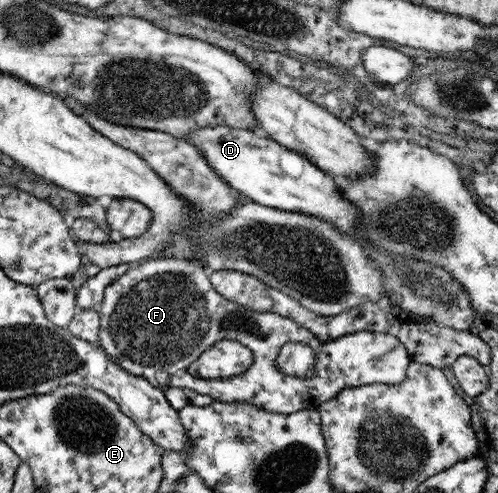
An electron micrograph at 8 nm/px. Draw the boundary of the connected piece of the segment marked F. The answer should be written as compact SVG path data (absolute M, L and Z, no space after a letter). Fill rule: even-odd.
M155 257L155 259L149 259L143 263L129 265L129 267L117 279L113 280L112 283L108 285L108 288L105 289L102 302L101 309L99 309L98 312L100 315L99 339L96 342L104 353L108 354L109 357L116 362L120 369L128 371L131 375L145 379L145 381L148 381L151 385L157 387L157 389L162 390L168 387L192 389L197 393L208 395L214 400L220 402L249 402L255 407L260 407L261 409L269 410L273 413L288 414L299 410L315 410L317 405L323 403L324 401L333 399L333 397L335 397L343 388L352 388L359 387L360 385L371 384L395 385L405 377L407 367L409 367L409 363L411 363L409 355L407 352L405 352L404 345L388 333L359 331L357 333L346 334L345 336L337 337L329 341L321 341L320 339L317 339L317 337L315 337L311 331L300 327L296 322L290 321L288 318L277 315L277 313L273 313L271 311L257 313L255 310L241 308L241 306L221 298L221 295L217 294L212 289L212 285L210 284L208 278L208 272L201 265L199 265L199 263L193 263L193 261L189 260L172 257ZM219 340L238 341L241 345L244 345L247 349L250 349L251 354L253 354L253 363L251 363L251 366L239 375L231 375L231 377L226 378L217 377L217 379L199 379L189 375L189 373L187 373L187 367L193 361L195 361L199 355L201 355L204 349L207 349L209 346L213 345ZM289 342L306 343L311 349L313 349L314 372L312 375L308 375L308 377L295 377L294 375L285 375L277 370L277 366L275 366L275 363L277 363L277 353L281 351L280 347L283 344Z

